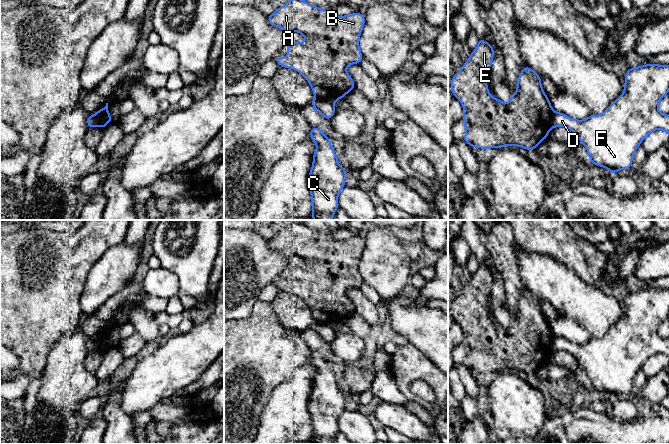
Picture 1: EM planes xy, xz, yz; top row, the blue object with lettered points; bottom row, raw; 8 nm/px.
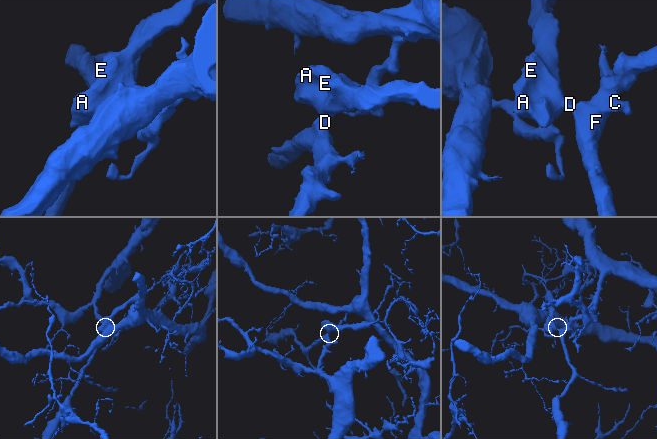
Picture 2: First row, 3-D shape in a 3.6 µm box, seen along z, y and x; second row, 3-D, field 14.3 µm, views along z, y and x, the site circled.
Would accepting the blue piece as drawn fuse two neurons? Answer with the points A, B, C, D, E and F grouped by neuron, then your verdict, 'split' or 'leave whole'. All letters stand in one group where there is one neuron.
A B E / C D F | split

